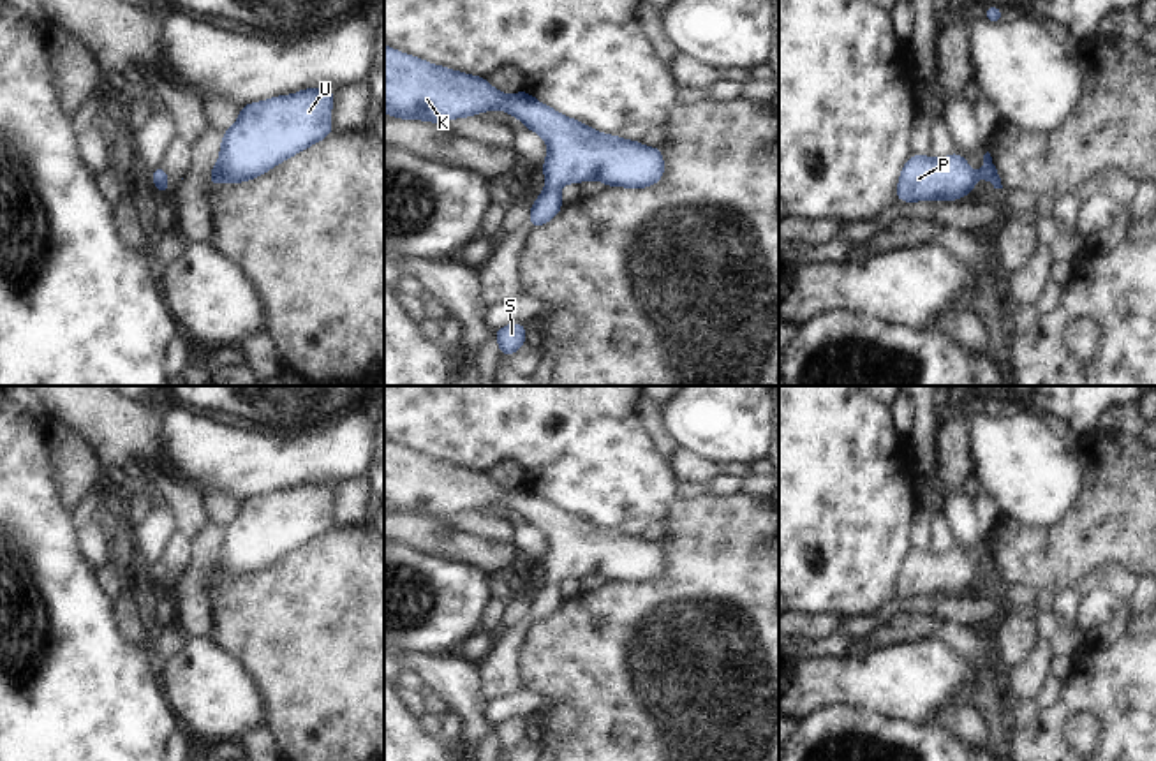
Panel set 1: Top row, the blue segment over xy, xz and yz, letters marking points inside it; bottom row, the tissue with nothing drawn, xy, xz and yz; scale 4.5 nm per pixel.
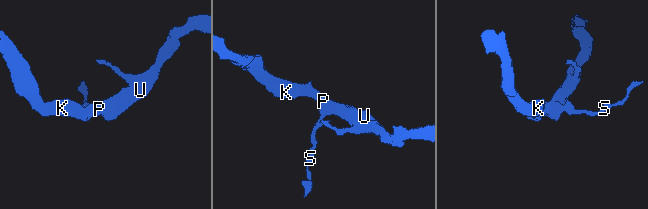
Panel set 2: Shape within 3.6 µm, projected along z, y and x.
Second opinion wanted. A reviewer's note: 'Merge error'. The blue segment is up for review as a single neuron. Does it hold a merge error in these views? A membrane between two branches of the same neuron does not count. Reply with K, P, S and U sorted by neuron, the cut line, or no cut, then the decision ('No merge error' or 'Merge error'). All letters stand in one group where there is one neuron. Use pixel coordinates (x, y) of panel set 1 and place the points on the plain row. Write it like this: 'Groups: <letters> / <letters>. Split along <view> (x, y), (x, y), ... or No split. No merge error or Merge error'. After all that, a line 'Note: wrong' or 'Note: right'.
Groups: K P S U. No split. No merge error.
Note: wrong

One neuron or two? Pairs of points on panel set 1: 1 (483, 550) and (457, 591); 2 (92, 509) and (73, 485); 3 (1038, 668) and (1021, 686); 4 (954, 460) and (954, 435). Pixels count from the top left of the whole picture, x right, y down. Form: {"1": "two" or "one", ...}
{"1": "two", "2": "two", "3": "one", "4": "one"}

